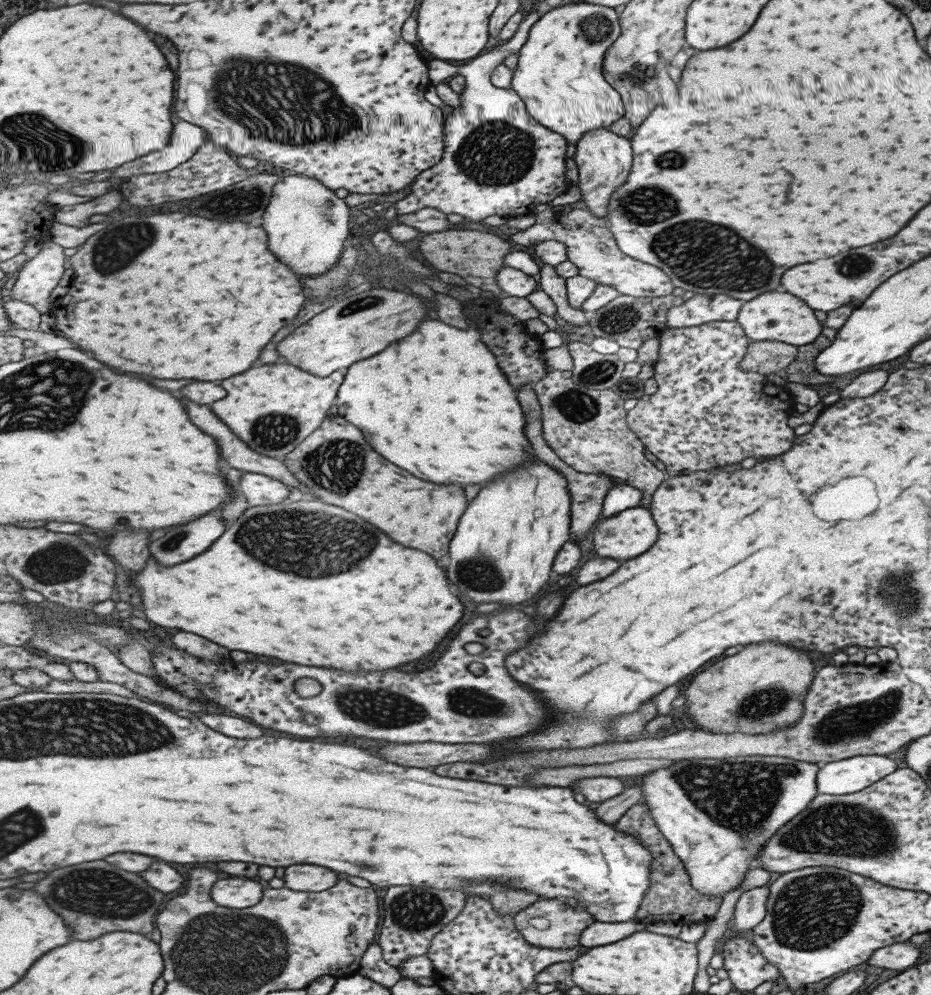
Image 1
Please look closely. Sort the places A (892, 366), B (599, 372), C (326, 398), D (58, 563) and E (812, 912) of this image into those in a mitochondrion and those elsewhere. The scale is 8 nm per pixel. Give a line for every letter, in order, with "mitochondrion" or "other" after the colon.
A: other
B: mitochondrion
C: other
D: mitochondrion
E: mitochondrion

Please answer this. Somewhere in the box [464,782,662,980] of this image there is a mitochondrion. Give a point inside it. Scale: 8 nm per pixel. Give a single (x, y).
(587, 889)

